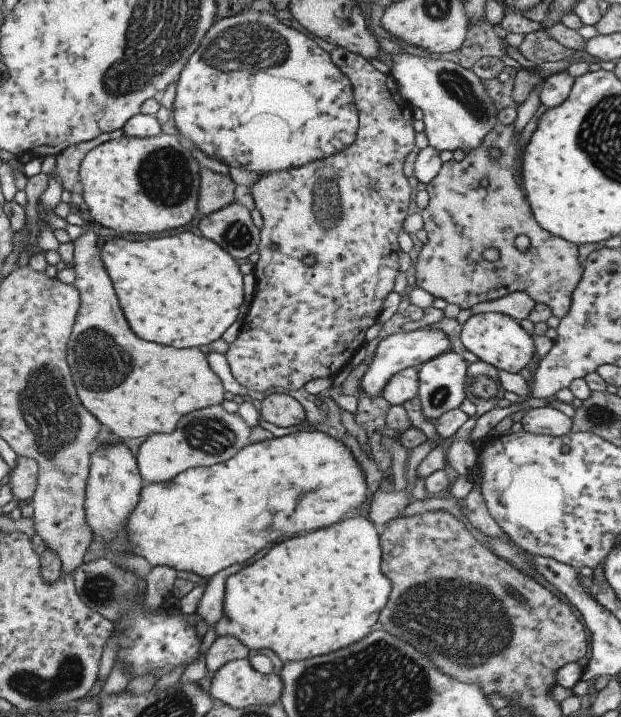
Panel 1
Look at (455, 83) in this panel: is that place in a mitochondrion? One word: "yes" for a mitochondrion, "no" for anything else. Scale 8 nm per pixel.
yes

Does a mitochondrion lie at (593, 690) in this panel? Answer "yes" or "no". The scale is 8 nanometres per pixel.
no

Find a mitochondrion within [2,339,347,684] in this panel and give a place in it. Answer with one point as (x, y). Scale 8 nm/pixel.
(50, 414)

